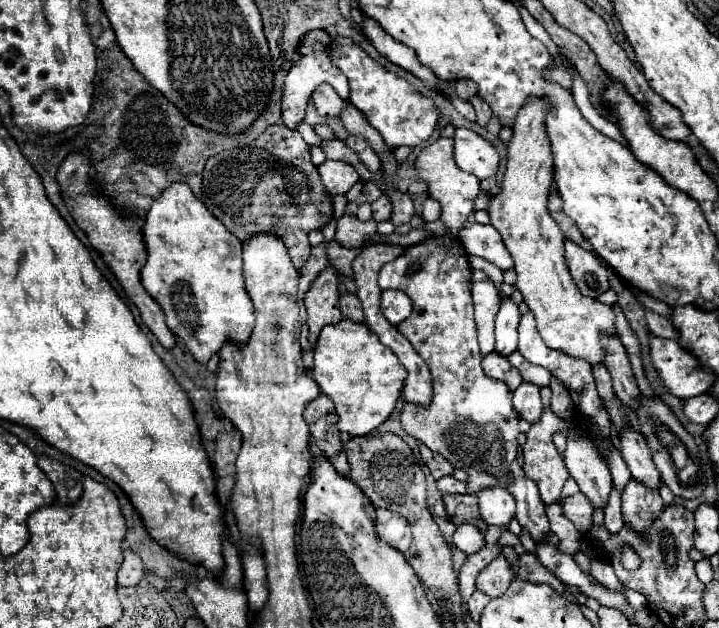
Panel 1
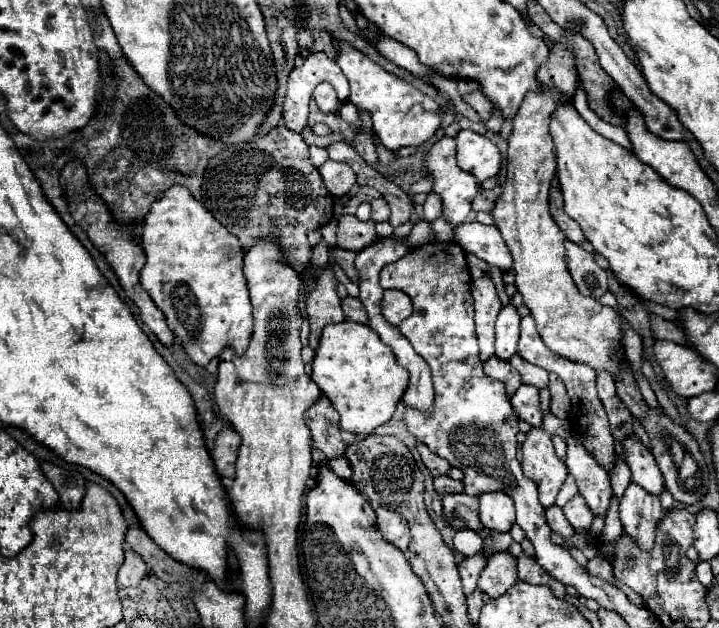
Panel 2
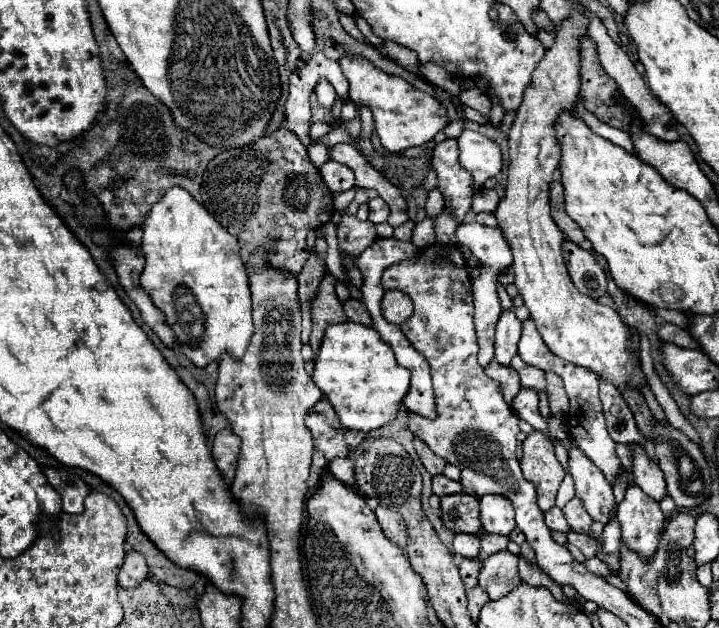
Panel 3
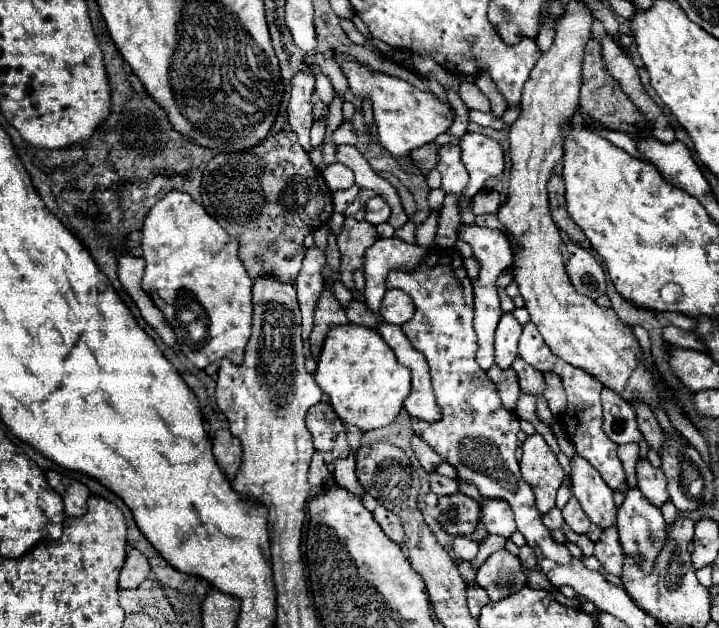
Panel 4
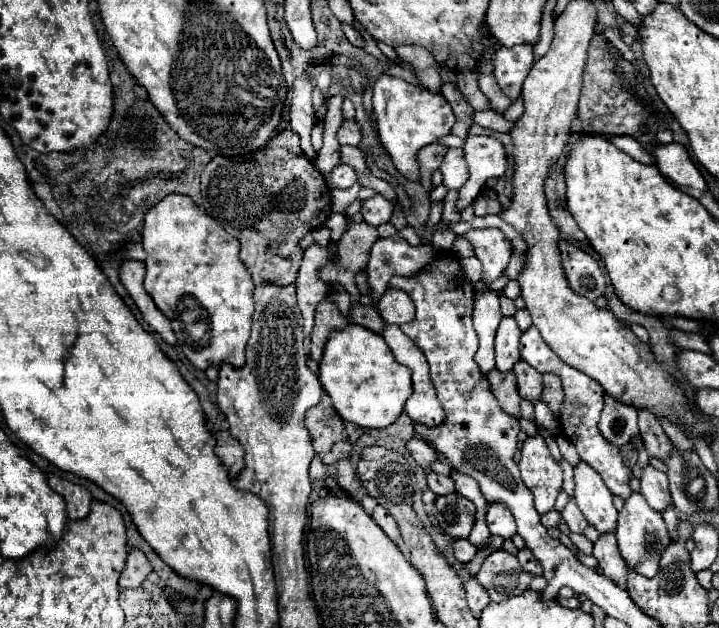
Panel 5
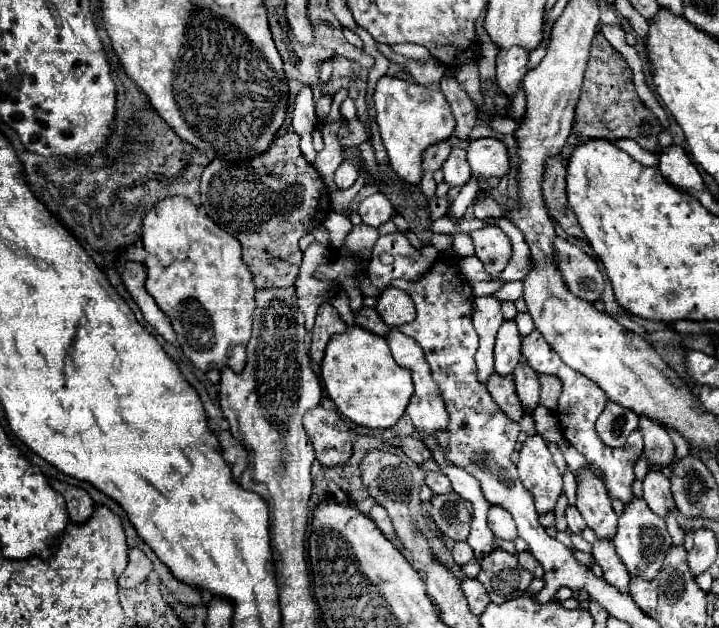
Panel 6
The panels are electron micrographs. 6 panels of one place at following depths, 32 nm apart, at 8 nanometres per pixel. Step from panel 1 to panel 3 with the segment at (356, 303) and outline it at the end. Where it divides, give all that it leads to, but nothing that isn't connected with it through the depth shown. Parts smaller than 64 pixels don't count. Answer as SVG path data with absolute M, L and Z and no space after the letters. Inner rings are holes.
M346 300L344 302L344 312L348 316L348 320L356 322L356 324L364 324L364 326L372 326L372 318L370 312L366 310L366 306L360 300Z

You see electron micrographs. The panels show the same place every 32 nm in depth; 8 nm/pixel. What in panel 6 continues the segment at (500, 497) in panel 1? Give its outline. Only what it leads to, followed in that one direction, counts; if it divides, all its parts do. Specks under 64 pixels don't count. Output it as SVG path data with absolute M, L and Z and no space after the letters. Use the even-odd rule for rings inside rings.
M492 506L490 512L488 512L488 524L490 524L490 530L494 532L496 538L514 542L516 536L518 536L516 534L516 524L514 524L512 516L508 516L508 512L504 508Z

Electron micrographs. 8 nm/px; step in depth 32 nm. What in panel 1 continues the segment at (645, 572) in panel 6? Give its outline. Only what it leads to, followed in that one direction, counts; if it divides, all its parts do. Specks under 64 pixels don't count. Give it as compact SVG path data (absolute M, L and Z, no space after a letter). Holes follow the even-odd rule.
M630 480L622 492L622 520L640 536L648 534L652 520L660 516L662 508L664 504L660 494L656 490L652 492L636 480Z

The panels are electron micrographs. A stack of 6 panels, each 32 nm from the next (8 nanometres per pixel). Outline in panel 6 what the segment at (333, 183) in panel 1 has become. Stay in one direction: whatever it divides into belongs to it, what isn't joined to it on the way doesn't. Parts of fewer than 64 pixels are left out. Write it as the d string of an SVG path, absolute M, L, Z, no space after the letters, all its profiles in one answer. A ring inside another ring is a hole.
M342 162L338 166L338 170L336 170L336 184L338 184L340 190L350 188L356 182L356 178L358 178L358 170L354 168L352 162Z

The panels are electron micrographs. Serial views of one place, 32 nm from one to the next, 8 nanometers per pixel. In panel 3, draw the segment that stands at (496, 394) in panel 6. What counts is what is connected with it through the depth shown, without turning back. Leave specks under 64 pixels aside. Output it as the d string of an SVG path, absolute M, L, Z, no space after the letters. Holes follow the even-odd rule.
M490 364L486 368L486 374L496 380L502 388L502 396L504 396L504 402L508 402L508 406L512 406L512 400L516 398L516 394L520 392L520 380L516 376L516 370L510 368L510 366L500 366L500 364Z

